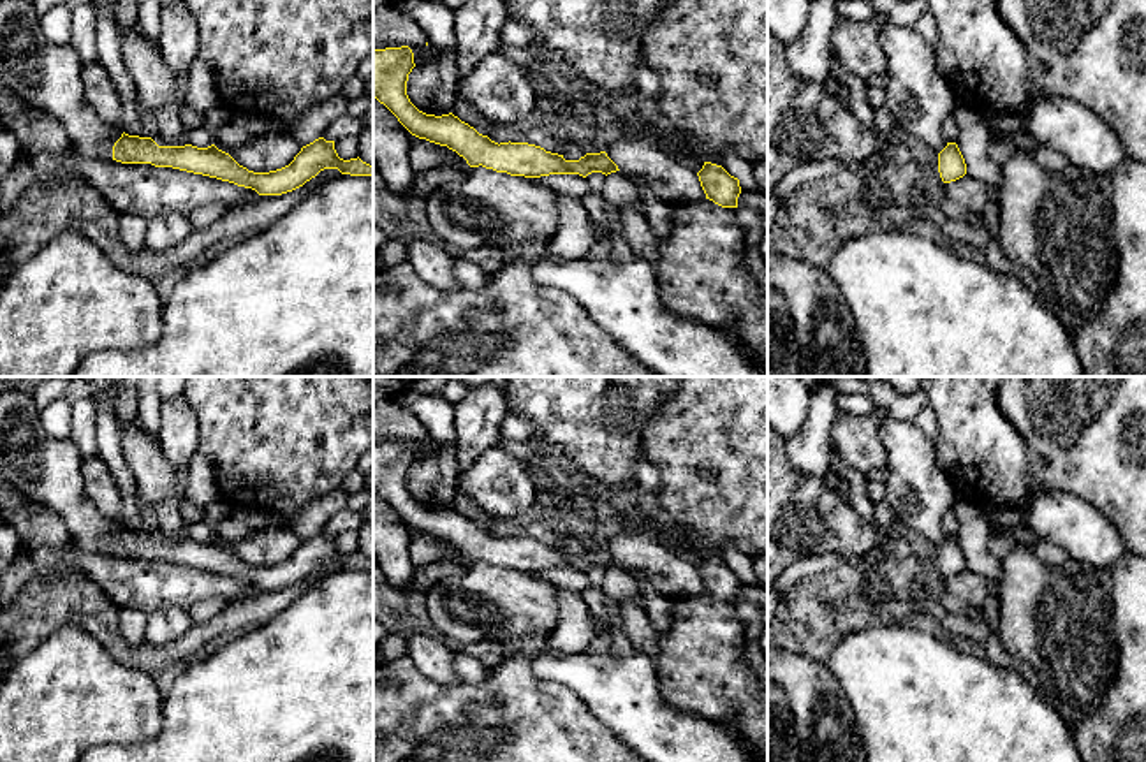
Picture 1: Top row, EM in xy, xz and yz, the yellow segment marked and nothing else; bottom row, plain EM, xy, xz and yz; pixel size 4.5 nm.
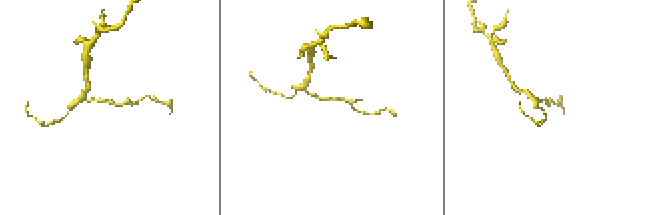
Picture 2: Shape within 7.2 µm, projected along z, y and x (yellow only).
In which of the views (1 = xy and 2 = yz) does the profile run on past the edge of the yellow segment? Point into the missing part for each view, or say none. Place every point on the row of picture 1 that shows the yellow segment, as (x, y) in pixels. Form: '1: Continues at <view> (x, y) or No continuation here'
1: No continuation here
2: No continuation here

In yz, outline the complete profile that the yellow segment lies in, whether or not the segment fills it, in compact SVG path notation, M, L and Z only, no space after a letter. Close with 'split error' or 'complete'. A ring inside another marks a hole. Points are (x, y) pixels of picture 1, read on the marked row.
M947 143L938 153L938 172L944 183L956 181L966 174L966 164L956 143Z; complete

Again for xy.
M121 134L113 146L113 160L121 164L151 164L194 174L217 178L238 187L252 188L259 195L282 195L303 187L324 169L338 169L350 176L373 176L373 165L359 157L343 160L334 150L334 141L324 137L301 148L294 160L276 171L253 172L239 165L229 153L215 144L208 148L158 146L151 137Z; complete

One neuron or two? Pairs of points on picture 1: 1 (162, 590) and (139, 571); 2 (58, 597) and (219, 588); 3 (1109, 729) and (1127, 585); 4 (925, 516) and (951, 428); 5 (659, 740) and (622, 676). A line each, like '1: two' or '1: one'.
1: one
2: two
3: one
4: two
5: one

